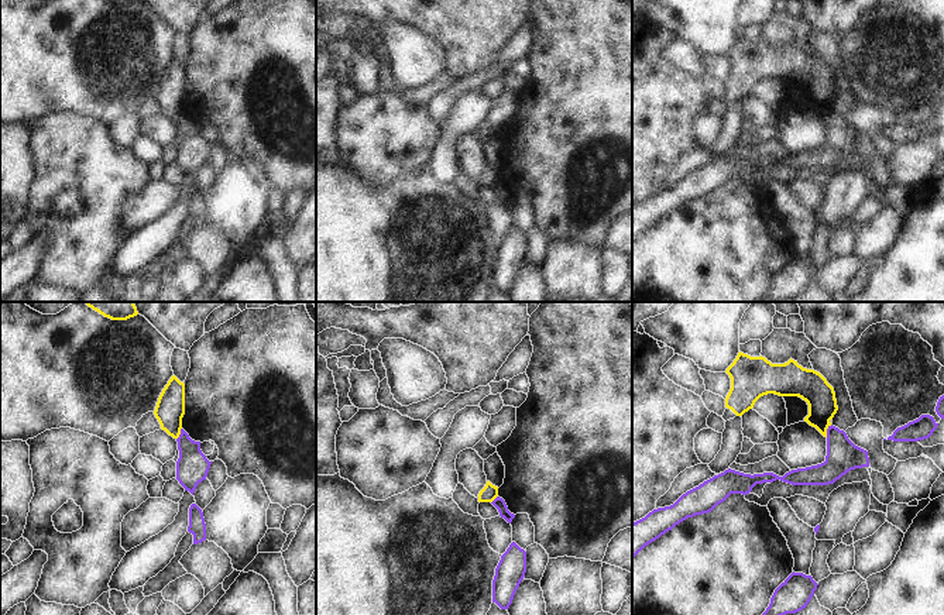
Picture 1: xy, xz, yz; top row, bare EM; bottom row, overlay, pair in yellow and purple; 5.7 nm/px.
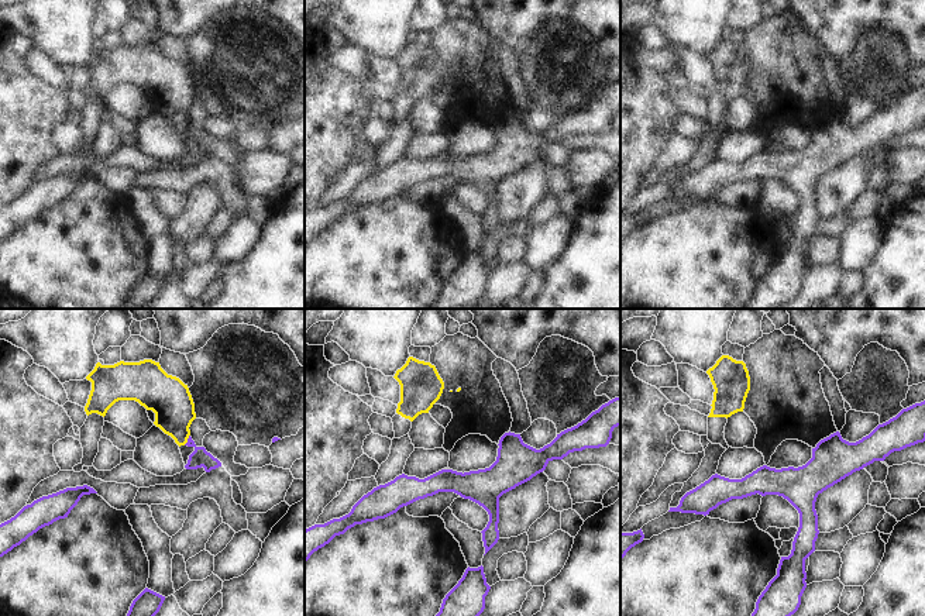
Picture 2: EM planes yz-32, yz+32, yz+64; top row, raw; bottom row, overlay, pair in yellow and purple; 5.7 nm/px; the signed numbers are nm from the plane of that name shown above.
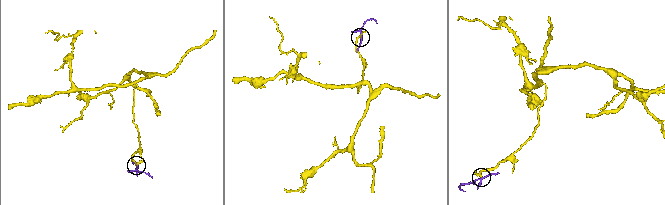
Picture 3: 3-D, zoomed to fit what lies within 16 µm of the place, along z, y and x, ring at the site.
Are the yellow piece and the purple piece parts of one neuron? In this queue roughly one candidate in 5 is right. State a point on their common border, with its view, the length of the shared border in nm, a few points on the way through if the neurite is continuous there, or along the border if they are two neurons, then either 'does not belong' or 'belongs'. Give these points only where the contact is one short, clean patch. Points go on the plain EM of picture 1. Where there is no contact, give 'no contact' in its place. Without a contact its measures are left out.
meets yellow in yz at (826, 114); contact 80 nm long; border along yz (831, 109), (826, 120); does not belong

